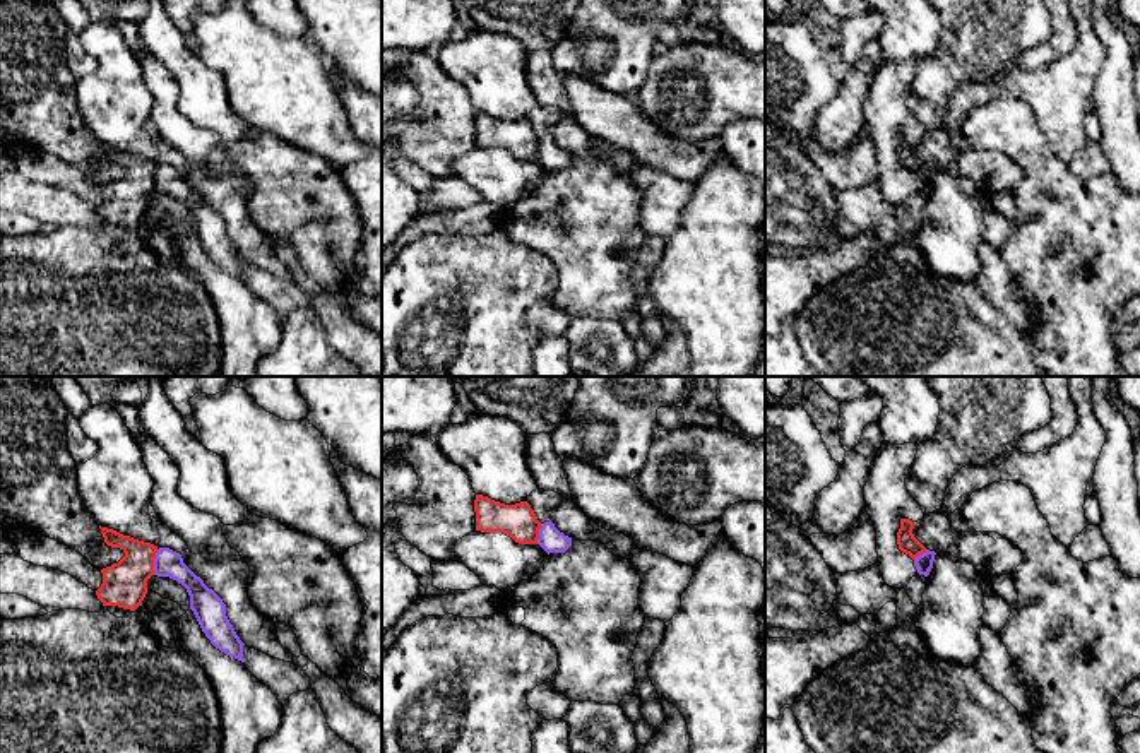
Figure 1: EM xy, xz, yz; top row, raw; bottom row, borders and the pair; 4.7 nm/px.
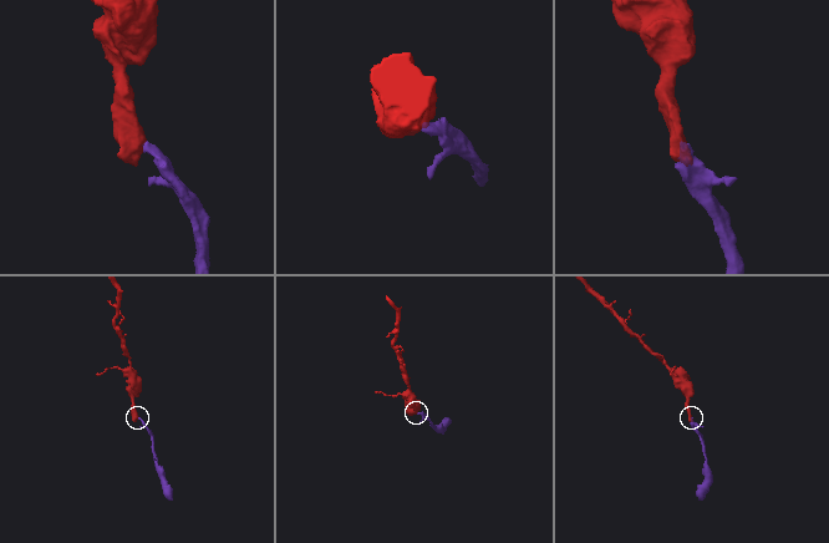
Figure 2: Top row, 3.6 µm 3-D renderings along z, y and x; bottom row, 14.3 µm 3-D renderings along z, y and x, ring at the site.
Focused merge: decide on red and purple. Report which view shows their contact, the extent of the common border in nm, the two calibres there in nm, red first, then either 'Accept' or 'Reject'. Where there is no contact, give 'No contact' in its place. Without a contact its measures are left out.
Touches red in xy. Shared border 120 nm. Thickness 200 nm (red) against 130 nm. Reject

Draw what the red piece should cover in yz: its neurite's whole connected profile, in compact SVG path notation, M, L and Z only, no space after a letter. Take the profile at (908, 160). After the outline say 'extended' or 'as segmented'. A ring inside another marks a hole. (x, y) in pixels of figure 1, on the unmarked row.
M900 135L900 145L897 149L899 166L916 176L919 171L929 168L926 166L912 151L914 139L909 135Z | as segmented

